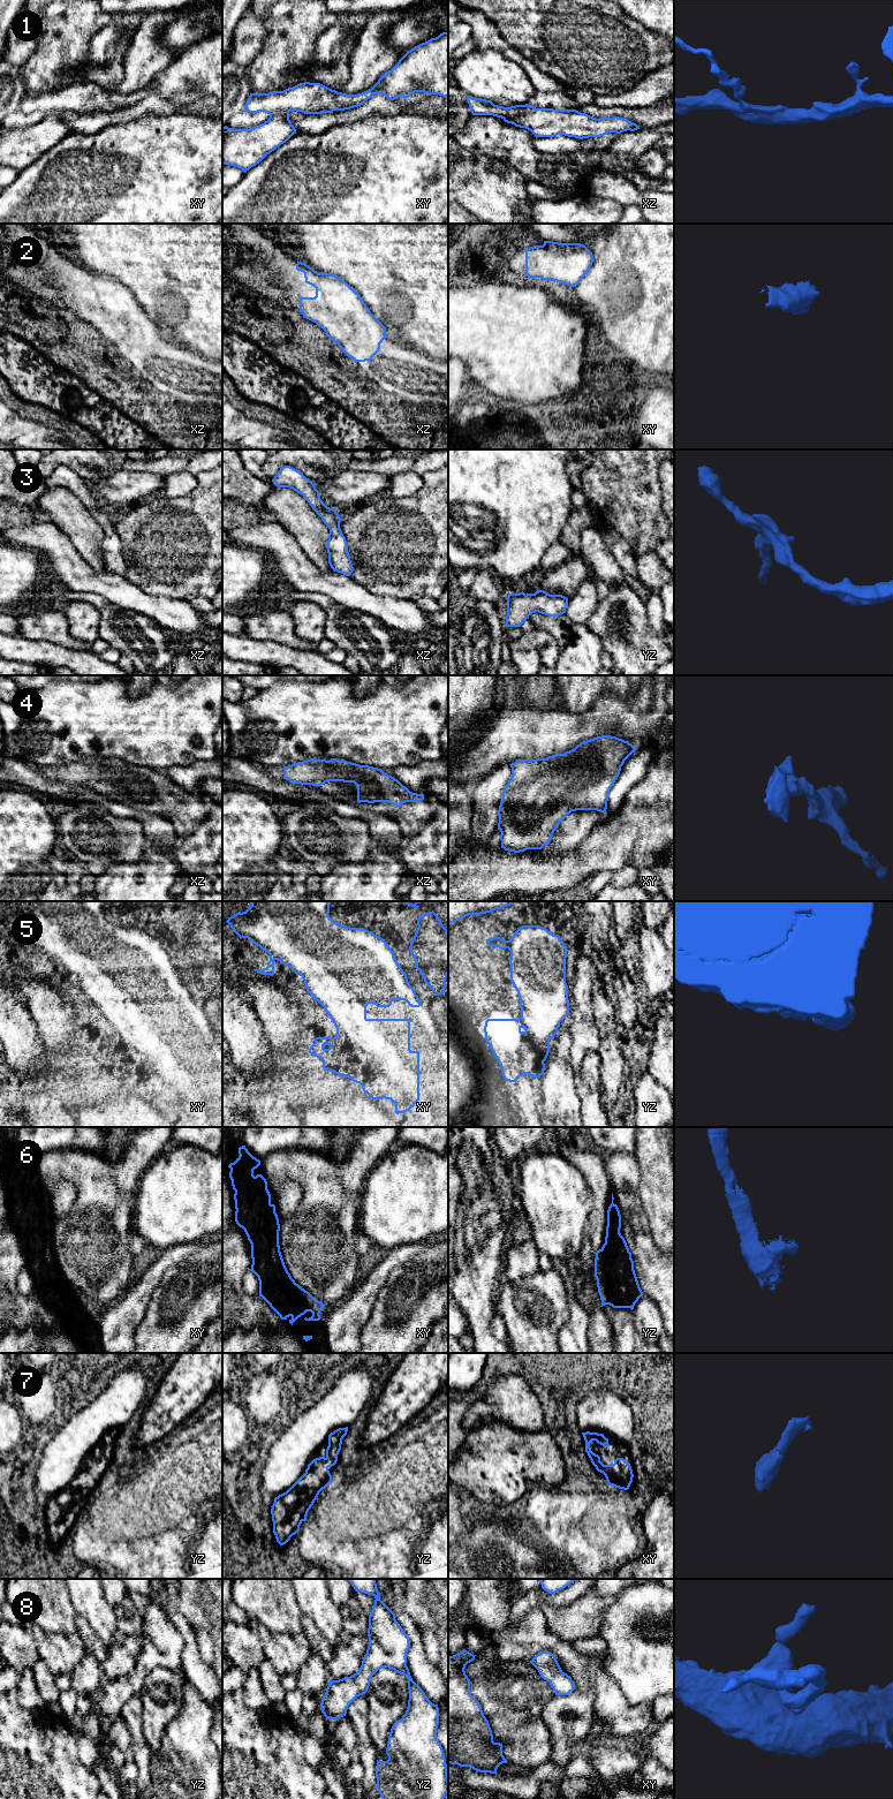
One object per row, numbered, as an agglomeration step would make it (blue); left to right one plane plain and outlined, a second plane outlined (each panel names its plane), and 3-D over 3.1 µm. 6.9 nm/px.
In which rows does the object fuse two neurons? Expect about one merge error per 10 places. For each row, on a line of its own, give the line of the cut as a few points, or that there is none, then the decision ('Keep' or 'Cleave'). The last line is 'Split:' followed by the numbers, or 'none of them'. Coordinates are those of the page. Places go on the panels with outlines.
1: No split. Keep
2: No split. Keep
3: No split. Keep
4: No split. Keep
5: No split. Keep
6: No split. Keep
7: No split. Keep
8: No split. Keep
Split: none of them

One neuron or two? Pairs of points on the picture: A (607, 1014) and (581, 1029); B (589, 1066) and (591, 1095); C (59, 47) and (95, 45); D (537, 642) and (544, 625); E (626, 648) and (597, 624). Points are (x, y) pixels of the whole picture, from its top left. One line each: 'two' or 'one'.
A: two
B: one
C: two
D: two
E: one

